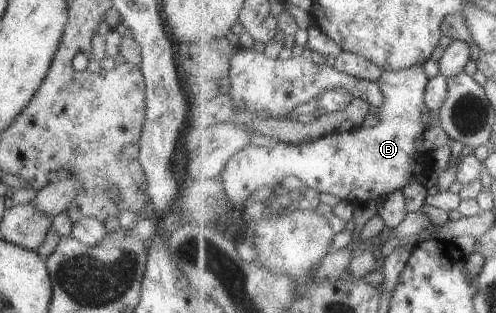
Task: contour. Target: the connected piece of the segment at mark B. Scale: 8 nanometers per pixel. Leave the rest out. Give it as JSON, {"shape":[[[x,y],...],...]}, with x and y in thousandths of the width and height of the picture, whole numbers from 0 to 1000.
{"shape":[[[833,211],[821,224],[774,227],[772,243],[762,256],[772,288],[772,339],[762,361],[762,390],[744,409],[718,409],[696,422],[667,422],[659,435],[647,435],[631,454],[611,460],[583,460],[579,454],[558,457],[554,466],[498,463],[490,479],[474,489],[466,511],[454,527],[446,556],[454,581],[458,620],[474,671],[482,674],[492,645],[510,620],[530,601],[552,613],[567,578],[581,562],[601,569],[609,585],[635,604],[643,617],[681,626],[712,655],[752,645],[752,639],[774,639],[796,607],[817,607],[833,581],[847,585],[853,569],[865,569],[873,550],[873,498],[869,482],[845,486],[841,441],[857,422],[853,364],[861,364],[867,345],[857,332],[857,288],[865,243],[857,236],[857,214]]]}

